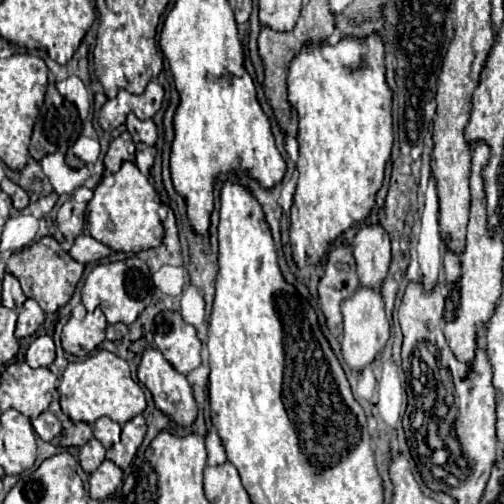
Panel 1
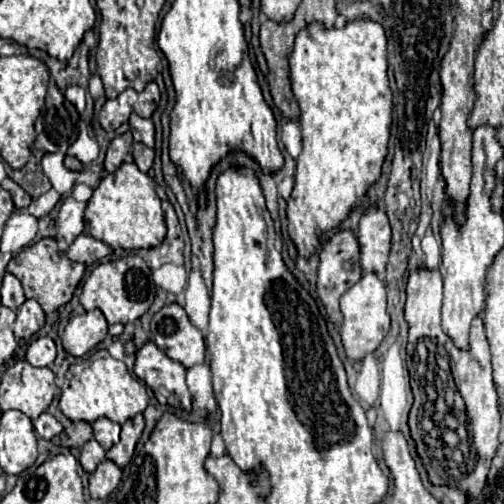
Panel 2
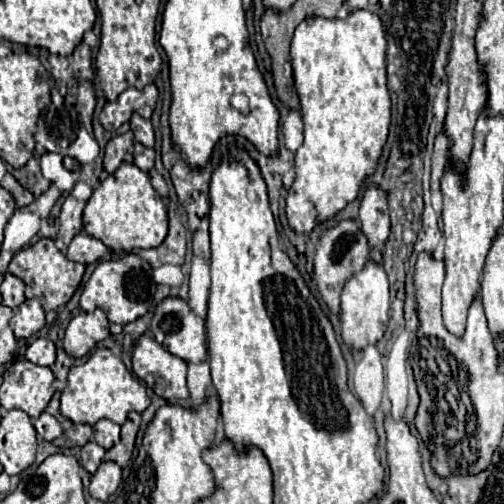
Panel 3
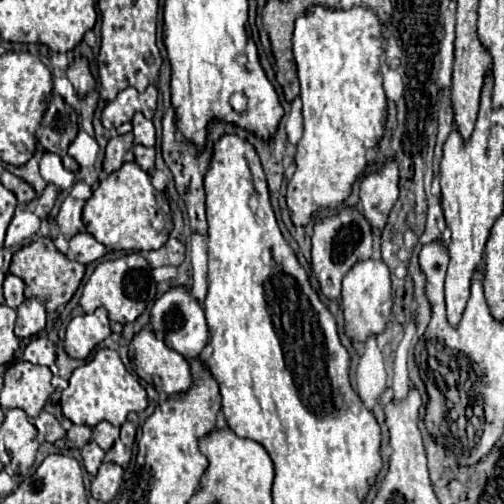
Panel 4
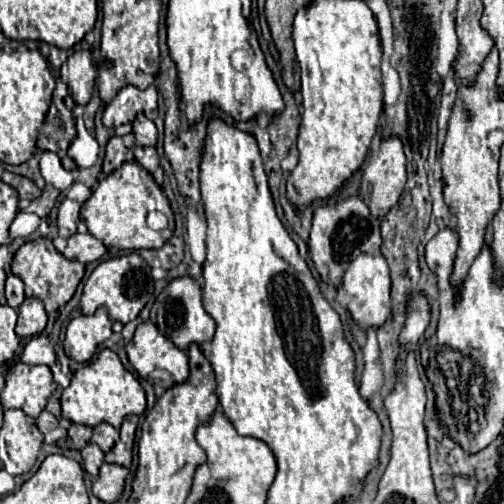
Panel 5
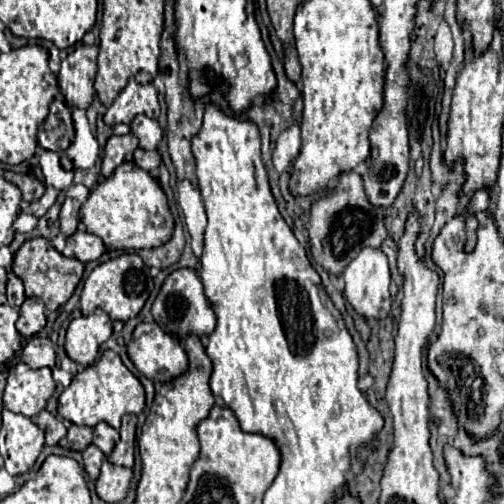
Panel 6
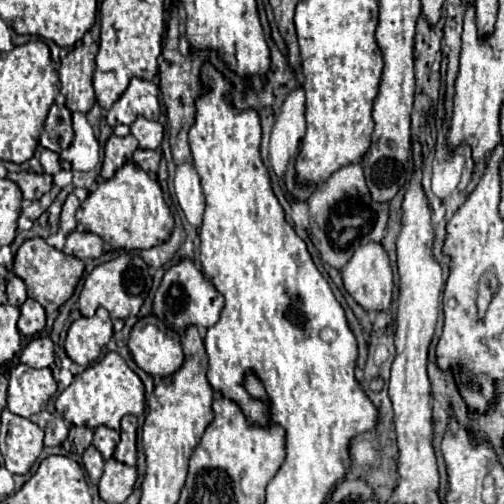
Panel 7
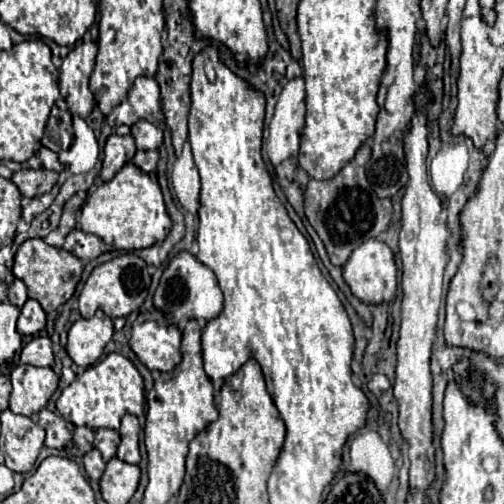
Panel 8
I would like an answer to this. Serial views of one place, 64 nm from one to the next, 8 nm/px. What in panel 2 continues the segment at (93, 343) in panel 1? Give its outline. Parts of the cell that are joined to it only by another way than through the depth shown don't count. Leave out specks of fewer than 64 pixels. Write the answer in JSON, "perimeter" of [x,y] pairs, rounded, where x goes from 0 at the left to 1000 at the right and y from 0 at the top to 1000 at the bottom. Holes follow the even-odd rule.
{"perimeter":[[[198,615],[147,627],[123,663],[123,687],[143,706],[171,706],[214,663],[214,639]]]}

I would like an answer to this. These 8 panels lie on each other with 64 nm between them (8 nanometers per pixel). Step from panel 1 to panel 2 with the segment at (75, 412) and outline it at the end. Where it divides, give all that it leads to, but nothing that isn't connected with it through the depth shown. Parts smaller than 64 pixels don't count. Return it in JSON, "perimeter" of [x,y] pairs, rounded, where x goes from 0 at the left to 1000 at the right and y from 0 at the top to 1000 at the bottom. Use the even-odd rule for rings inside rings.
{"perimeter":[[[190,694],[167,718],[143,722],[131,738],[119,786],[119,813],[139,833],[167,833],[183,841],[194,829],[210,825],[234,841],[246,841],[262,825],[286,817],[290,806],[294,806],[290,766],[266,754],[254,738],[254,726],[242,714],[222,710],[214,694]]]}

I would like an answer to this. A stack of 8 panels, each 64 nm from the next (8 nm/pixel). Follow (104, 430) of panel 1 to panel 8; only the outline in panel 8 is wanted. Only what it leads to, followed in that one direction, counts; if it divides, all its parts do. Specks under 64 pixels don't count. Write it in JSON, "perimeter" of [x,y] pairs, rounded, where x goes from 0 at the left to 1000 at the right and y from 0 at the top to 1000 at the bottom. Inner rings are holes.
{"perimeter":[[[198,849],[190,853],[190,869],[187,869],[187,889],[194,889],[206,905],[206,917],[214,917],[226,901],[230,889],[238,881],[238,861],[230,853],[214,853],[214,849]]]}

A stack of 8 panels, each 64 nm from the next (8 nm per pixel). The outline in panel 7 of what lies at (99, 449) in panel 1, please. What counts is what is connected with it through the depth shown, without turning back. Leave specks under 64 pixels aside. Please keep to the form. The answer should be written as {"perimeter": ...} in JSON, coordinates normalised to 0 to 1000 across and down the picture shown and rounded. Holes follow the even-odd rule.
{"perimeter":[[[179,885],[167,897],[163,909],[167,909],[167,929],[171,929],[179,952],[190,960],[198,952],[198,944],[202,944],[202,933],[206,933],[206,909],[202,909],[202,901],[187,885]]]}

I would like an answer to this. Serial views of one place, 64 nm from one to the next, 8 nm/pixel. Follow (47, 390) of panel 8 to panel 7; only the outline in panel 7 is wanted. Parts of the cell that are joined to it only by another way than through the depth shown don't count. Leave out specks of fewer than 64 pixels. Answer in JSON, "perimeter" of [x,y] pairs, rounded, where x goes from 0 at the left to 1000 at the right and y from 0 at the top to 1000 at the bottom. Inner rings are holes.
{"perimeter":[[[36,722],[18,736],[16,813],[60,829],[91,810],[95,790],[111,778],[111,754],[99,730],[60,730]]]}

